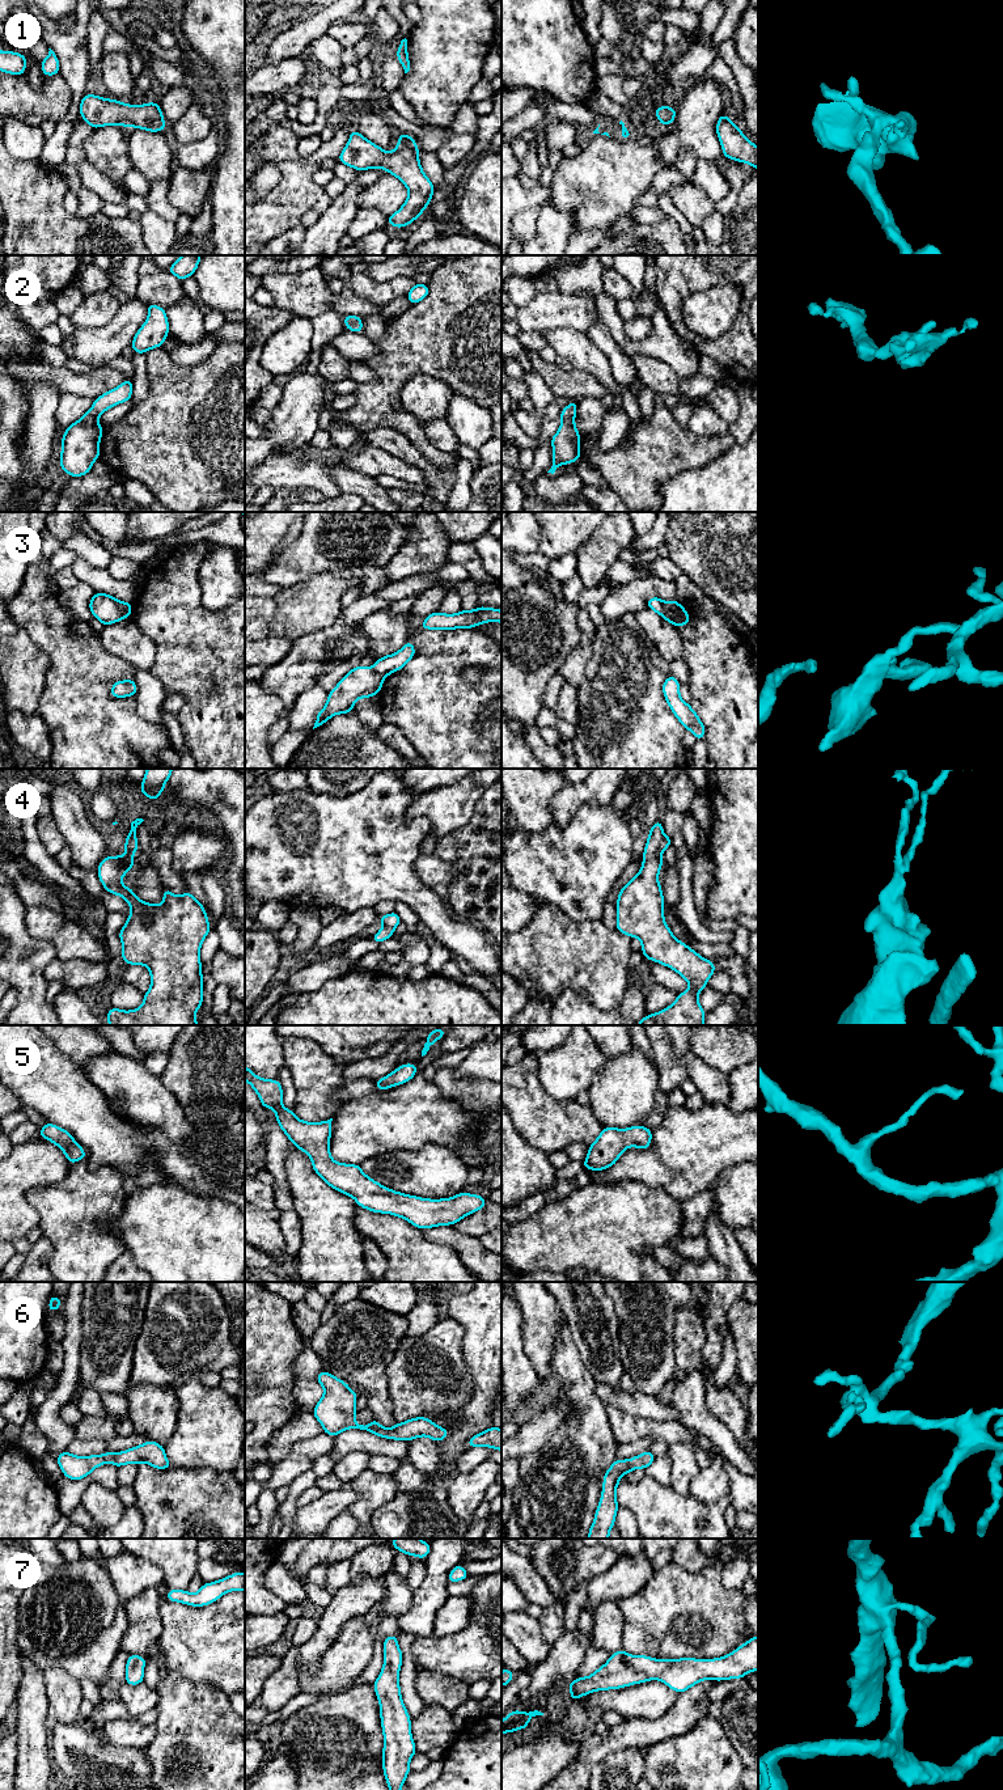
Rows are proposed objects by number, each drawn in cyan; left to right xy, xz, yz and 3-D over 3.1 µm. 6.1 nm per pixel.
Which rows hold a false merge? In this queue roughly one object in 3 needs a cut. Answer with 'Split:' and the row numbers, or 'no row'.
Split: 3, 4

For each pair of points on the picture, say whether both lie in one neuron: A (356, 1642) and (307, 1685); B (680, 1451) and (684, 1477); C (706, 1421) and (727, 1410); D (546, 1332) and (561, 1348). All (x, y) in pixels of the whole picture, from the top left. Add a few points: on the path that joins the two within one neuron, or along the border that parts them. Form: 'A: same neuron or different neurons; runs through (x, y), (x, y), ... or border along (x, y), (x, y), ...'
A: same neuron; runs through (345, 1654), (318, 1680)
B: same neuron; runs through (682, 1458), (684, 1471)
C: different neurons; border along (707, 1387), (707, 1409), (731, 1433), (735, 1441)
D: different neurons; border along (566, 1320), (561, 1325), (554, 1342), (551, 1369)

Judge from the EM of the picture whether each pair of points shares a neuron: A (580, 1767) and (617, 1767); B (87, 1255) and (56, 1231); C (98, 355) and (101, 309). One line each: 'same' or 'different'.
A: different
B: same
C: different

